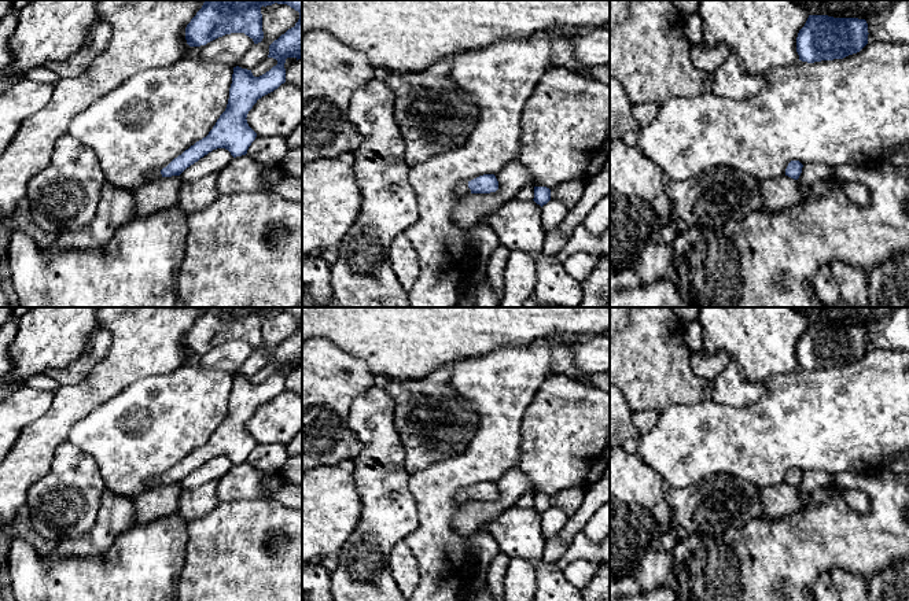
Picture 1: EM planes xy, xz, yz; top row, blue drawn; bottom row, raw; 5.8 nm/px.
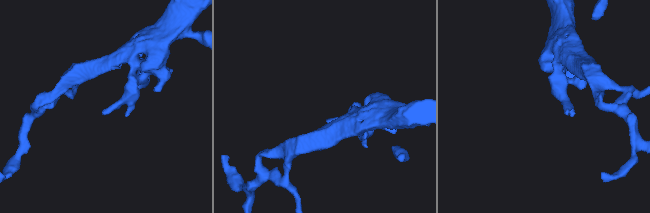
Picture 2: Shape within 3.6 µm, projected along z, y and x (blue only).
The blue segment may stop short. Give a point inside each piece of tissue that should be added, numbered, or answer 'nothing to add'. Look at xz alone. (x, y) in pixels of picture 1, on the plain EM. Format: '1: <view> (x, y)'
1: xz (462, 496)

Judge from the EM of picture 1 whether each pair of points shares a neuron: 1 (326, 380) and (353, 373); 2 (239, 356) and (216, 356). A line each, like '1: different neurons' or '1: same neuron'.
1: same neuron
2: same neuron

